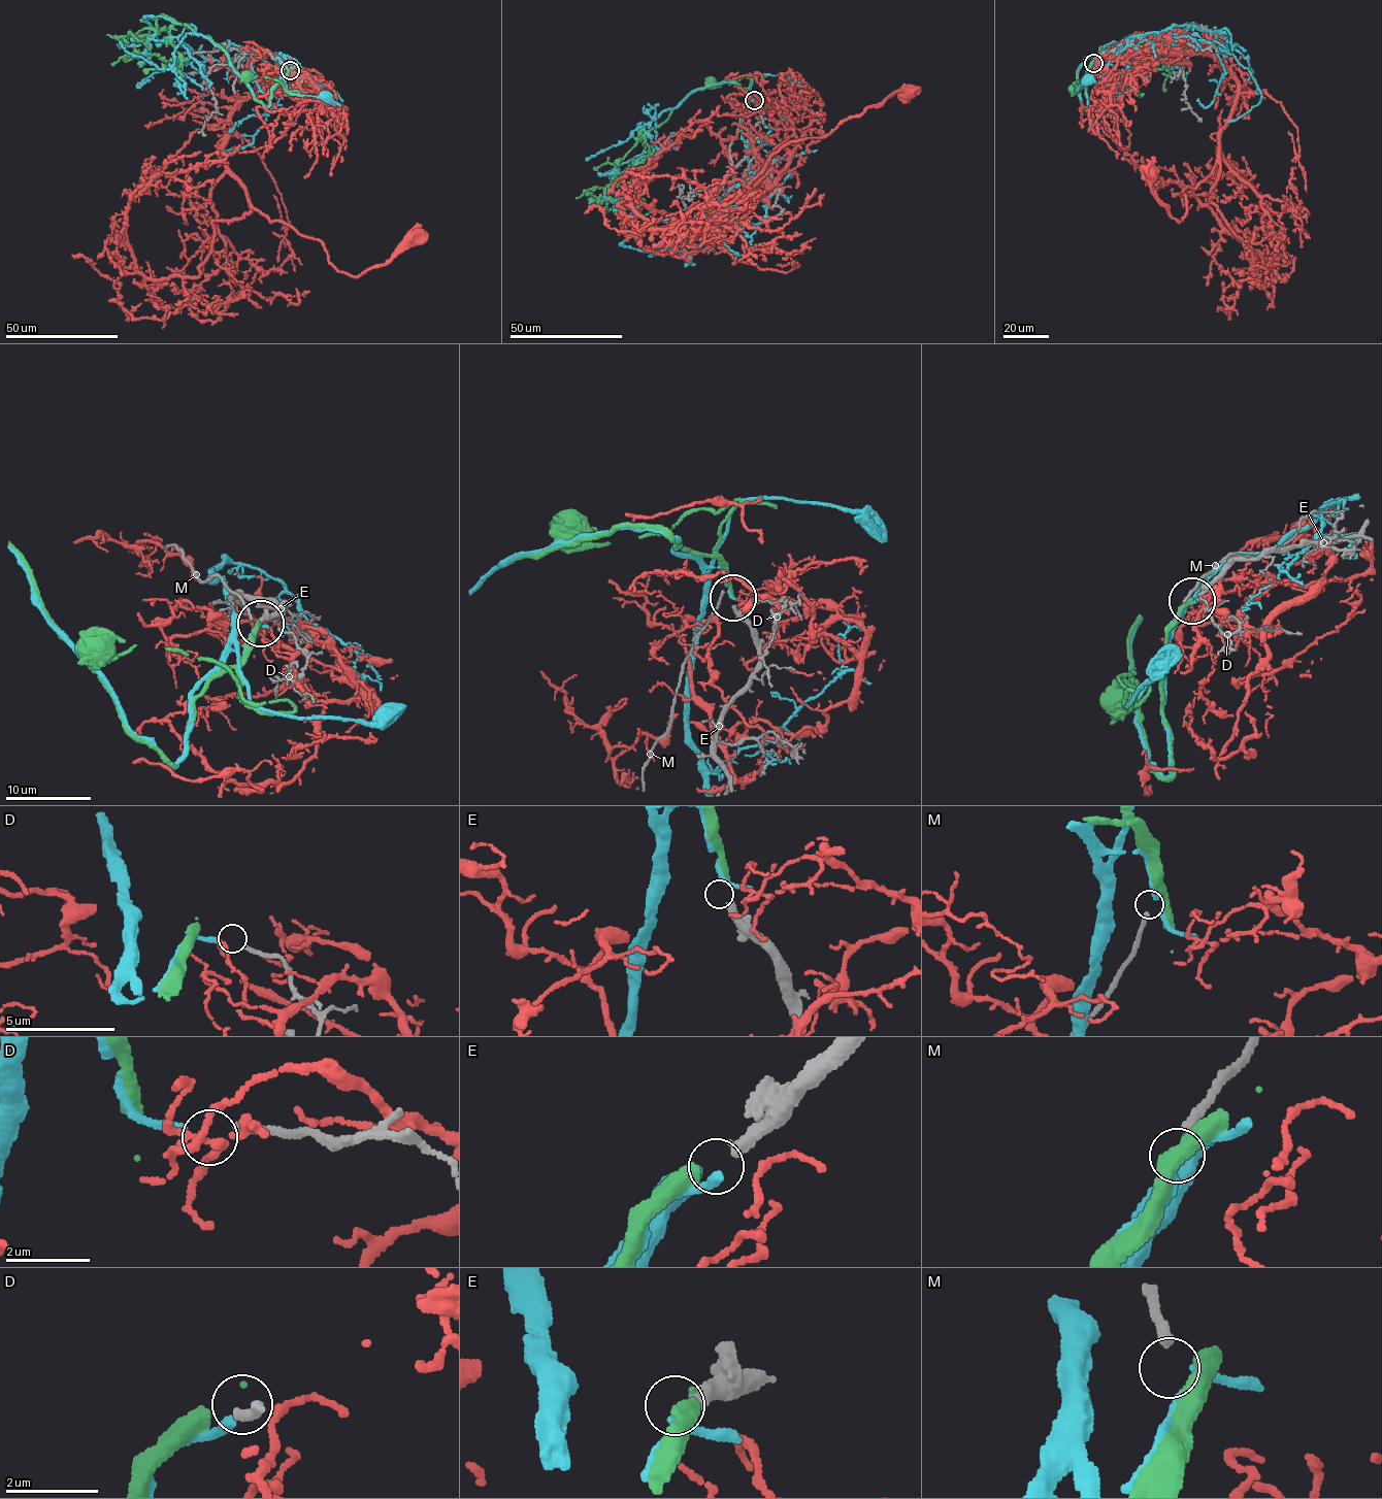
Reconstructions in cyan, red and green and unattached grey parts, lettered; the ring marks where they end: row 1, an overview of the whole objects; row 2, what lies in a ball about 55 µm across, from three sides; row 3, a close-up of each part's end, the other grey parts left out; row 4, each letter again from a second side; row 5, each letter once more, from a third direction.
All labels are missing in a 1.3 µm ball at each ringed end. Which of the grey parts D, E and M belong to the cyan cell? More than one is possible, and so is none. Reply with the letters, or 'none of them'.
D

